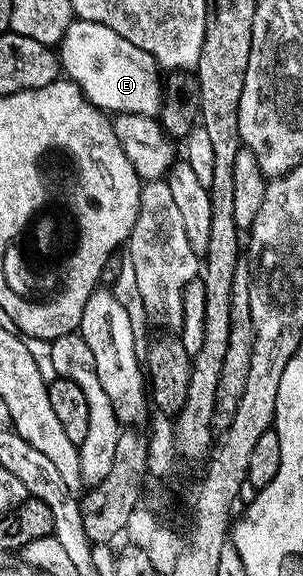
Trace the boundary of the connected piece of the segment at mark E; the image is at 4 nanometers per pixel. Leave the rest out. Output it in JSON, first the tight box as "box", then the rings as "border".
{"box":[59,19,163,117],"border":[[[74,19],[59,45],[64,75],[81,87],[81,92],[97,108],[109,114],[143,114],[156,117],[162,106],[163,76],[147,50],[139,50],[127,38],[107,26]]]}

